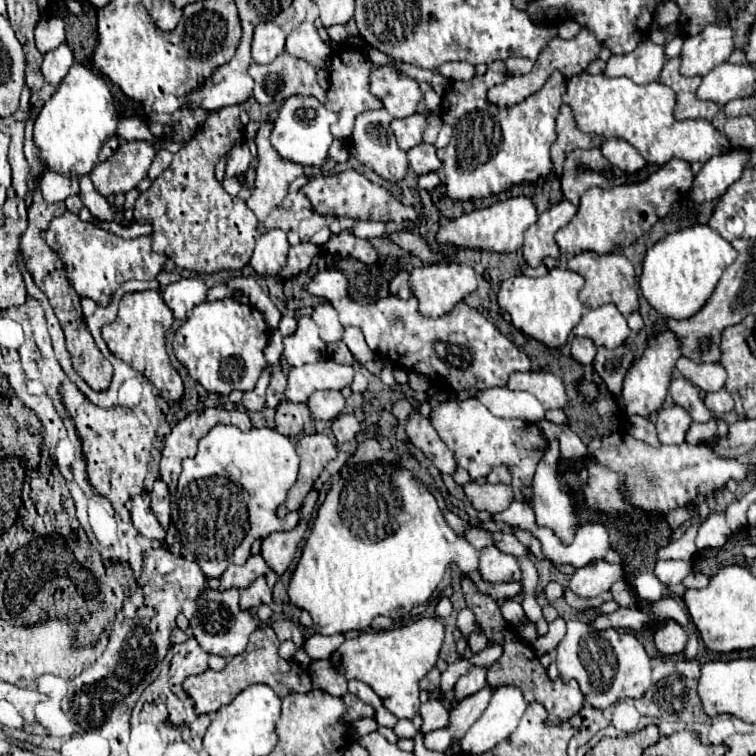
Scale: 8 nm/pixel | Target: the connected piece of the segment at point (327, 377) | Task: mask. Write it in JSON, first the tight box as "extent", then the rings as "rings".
{"extent":[286,361,354,403],"rings":[[[318,361],[314,365],[302,365],[300,369],[292,367],[290,373],[288,373],[286,399],[292,401],[292,403],[306,403],[306,399],[312,395],[312,391],[318,391],[318,389],[342,389],[342,387],[348,387],[352,383],[352,379],[354,379],[354,367],[338,365],[334,361]]]}

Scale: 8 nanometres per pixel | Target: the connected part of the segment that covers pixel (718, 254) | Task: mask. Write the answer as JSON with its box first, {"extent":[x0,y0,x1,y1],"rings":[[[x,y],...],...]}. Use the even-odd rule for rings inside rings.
{"extent":[640,223,736,319],"rings":[[[694,223],[666,235],[648,249],[640,277],[646,301],[668,319],[688,319],[698,313],[718,285],[722,271],[736,259],[736,249],[706,223]]]}

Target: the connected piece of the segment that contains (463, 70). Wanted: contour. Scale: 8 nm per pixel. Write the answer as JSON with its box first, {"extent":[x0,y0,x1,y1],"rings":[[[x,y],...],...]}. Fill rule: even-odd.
{"extent":[436,63,474,81],"rings":[[[444,63],[436,69],[445,79],[450,81],[468,81],[474,77],[474,67],[470,63]]]}

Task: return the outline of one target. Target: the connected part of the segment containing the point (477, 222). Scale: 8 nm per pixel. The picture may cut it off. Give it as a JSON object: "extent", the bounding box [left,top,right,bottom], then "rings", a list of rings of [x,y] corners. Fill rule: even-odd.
{"extent":[436,197,538,253],"rings":[[[514,197],[500,203],[494,203],[486,209],[476,209],[472,213],[464,213],[462,217],[450,221],[448,225],[440,227],[436,233],[436,241],[440,245],[456,245],[464,249],[478,249],[490,253],[512,253],[522,247],[522,233],[526,227],[534,225],[538,219],[536,207],[528,197]]]}

